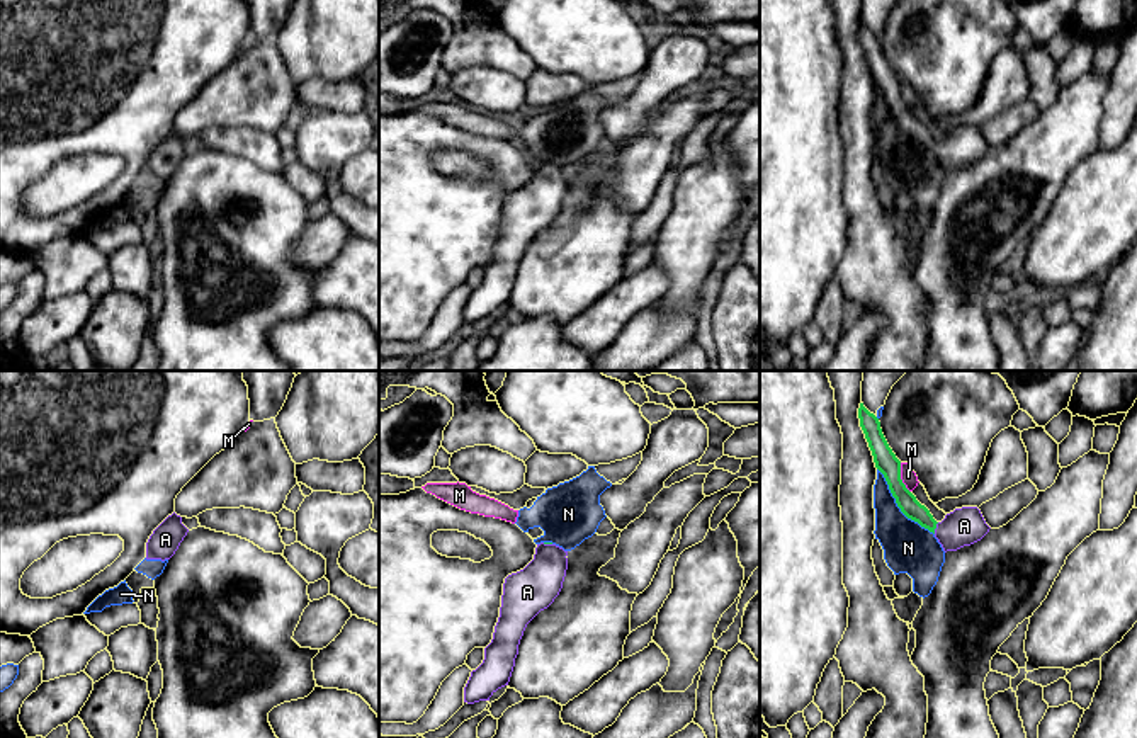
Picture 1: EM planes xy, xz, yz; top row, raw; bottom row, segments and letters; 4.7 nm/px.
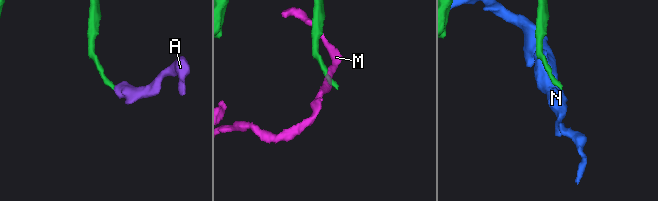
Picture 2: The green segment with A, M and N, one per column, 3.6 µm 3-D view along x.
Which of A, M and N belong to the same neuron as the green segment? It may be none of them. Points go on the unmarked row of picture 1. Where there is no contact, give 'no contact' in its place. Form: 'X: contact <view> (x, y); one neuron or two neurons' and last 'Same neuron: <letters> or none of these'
A: contact yz (935, 147); one neuron
M: contact yz (899, 97); two neurons
N: contact yz (898, 124); two neurons
Same neuron: A

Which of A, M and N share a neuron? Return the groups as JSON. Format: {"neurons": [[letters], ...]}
{"neurons": [["A"], ["M"], ["N"]]}

